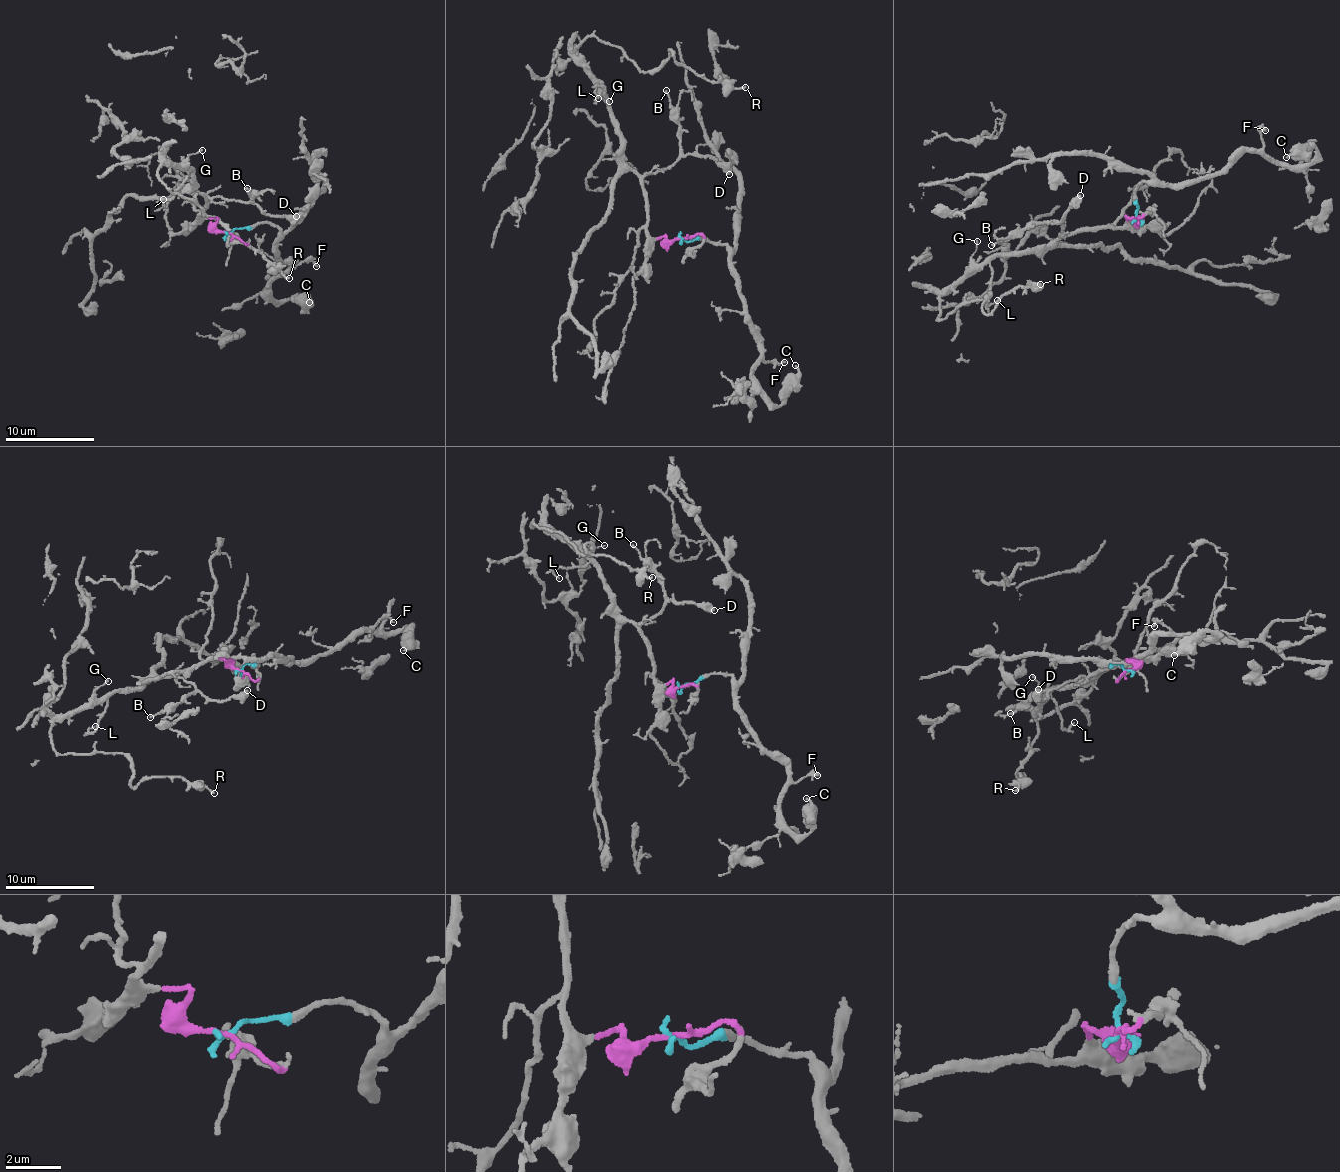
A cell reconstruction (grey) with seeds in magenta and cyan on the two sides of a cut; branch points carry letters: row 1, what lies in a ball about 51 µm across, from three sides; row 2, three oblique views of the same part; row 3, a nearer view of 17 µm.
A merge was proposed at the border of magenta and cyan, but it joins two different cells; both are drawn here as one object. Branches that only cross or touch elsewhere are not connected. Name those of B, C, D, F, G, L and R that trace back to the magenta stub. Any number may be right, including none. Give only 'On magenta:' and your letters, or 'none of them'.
On magenta: B, D, G, L, R

